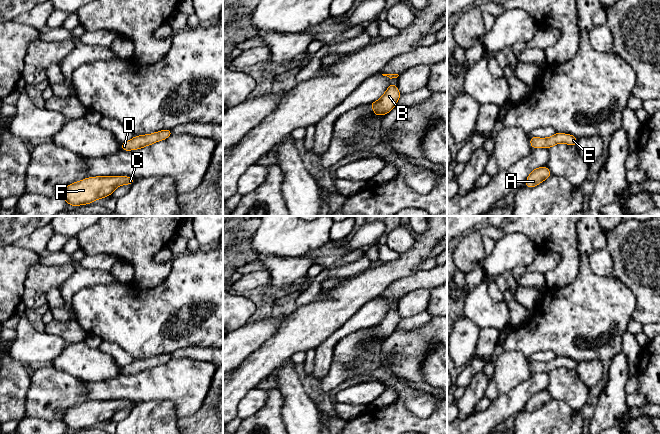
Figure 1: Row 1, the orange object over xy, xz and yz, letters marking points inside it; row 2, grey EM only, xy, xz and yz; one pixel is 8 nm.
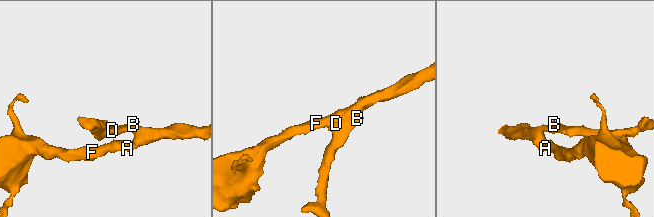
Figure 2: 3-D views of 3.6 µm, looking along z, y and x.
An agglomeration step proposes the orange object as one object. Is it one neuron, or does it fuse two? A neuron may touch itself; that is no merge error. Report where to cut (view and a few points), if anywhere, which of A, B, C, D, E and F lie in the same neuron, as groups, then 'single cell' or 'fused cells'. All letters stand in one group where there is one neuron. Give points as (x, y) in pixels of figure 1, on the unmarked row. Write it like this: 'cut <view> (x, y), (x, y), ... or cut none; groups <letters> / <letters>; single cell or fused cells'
cut none; groups A B C D E F; single cell

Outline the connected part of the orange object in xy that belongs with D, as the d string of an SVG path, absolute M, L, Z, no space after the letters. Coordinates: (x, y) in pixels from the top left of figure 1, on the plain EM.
M166 353L152 358L135 360L129 365L122 367L121 374L125 375L138 374L140 372L152 369L155 366L165 364L170 359L172 359L172 355L170 353Z

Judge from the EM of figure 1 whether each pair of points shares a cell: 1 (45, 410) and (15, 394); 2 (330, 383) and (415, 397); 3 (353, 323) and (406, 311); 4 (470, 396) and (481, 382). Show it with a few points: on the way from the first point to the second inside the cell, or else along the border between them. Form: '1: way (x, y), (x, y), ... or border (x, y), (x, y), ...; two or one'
1: border (31, 376), (25, 400), (25, 415); two
2: way (351, 368), (377, 368), (394, 382); one
3: border (398, 301), (396, 308); two
4: way (473, 393), (478, 385); one

